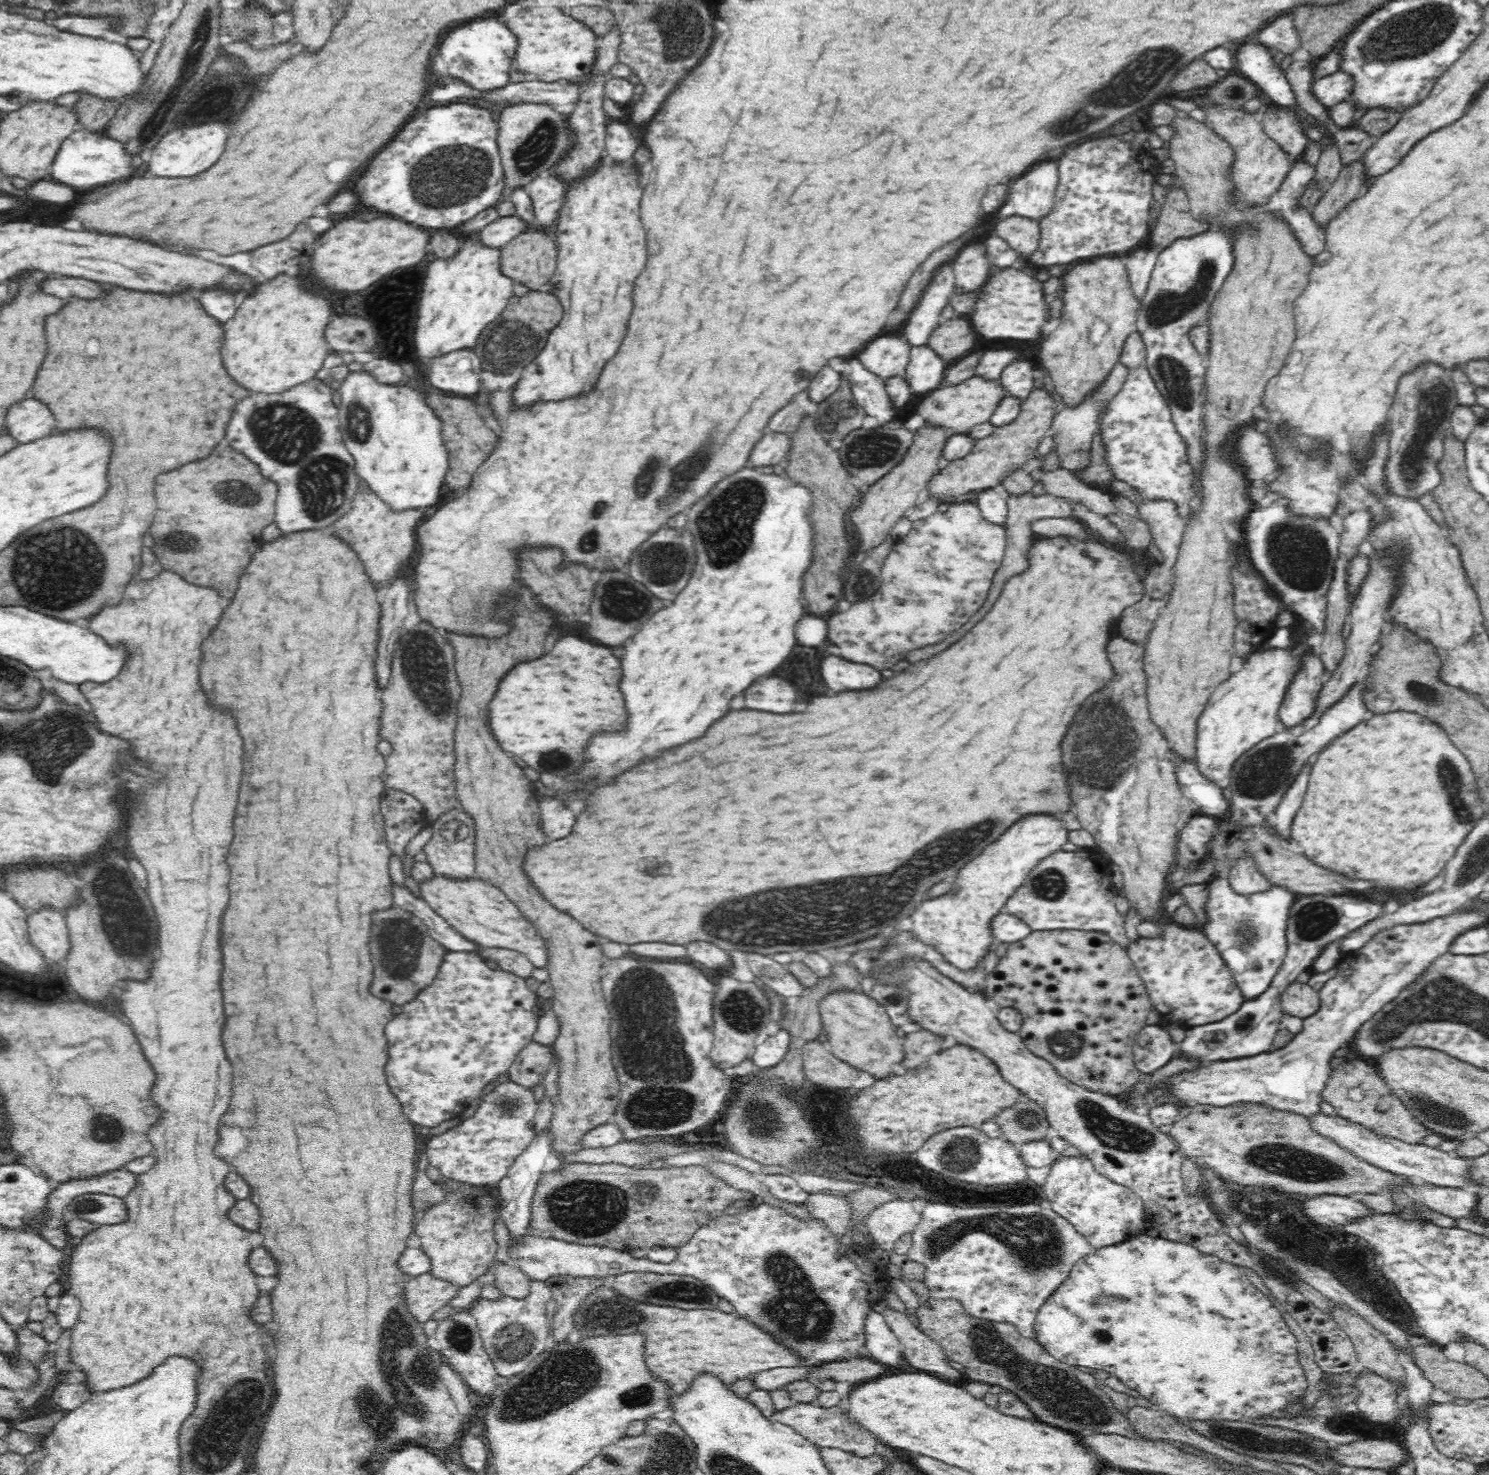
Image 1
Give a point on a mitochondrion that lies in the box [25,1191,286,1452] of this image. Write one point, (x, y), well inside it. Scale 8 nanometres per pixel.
(86, 1205)

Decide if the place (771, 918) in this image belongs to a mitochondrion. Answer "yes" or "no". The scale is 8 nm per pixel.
yes

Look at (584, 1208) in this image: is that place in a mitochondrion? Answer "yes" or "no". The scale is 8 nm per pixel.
yes

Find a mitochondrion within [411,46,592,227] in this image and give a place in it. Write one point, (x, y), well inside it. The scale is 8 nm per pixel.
(530, 154)

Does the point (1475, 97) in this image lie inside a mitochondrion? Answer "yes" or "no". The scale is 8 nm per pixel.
no

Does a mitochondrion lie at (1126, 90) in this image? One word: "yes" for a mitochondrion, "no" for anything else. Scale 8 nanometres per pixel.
yes

